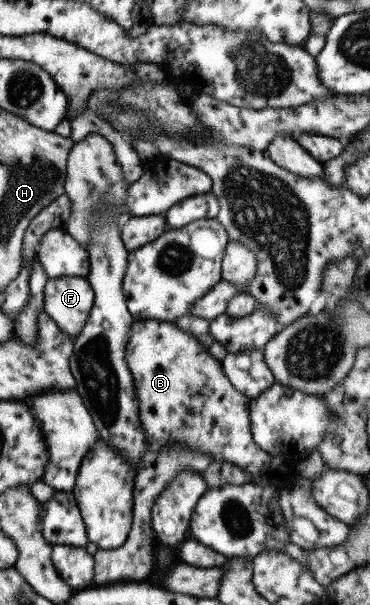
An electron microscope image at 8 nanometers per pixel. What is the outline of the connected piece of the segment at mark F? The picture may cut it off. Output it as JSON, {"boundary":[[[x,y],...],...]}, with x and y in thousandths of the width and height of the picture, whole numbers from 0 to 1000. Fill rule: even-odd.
{"boundary":[[[232,458],[135,460],[122,469],[116,512],[178,554],[208,559],[238,532],[254,491]]]}

